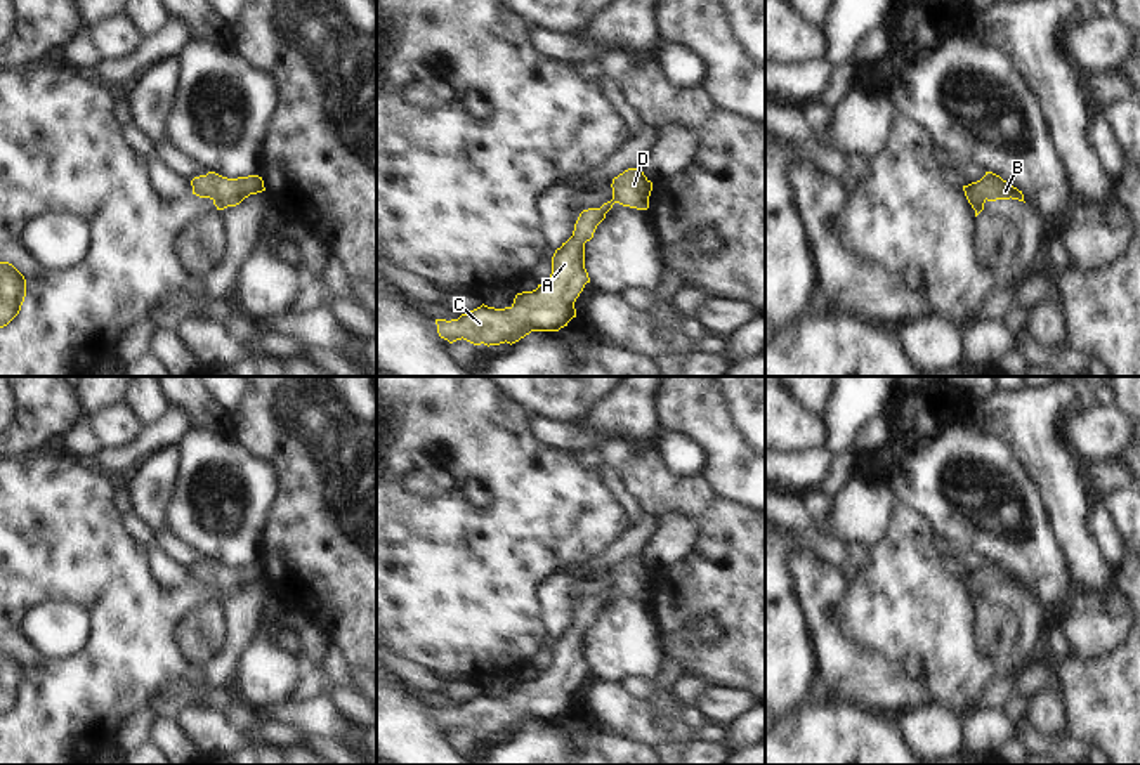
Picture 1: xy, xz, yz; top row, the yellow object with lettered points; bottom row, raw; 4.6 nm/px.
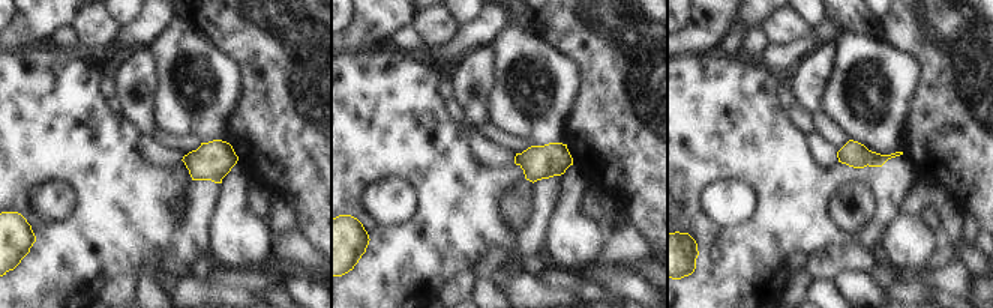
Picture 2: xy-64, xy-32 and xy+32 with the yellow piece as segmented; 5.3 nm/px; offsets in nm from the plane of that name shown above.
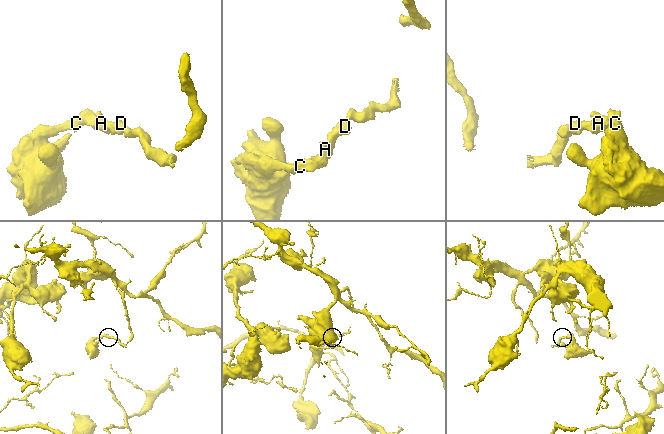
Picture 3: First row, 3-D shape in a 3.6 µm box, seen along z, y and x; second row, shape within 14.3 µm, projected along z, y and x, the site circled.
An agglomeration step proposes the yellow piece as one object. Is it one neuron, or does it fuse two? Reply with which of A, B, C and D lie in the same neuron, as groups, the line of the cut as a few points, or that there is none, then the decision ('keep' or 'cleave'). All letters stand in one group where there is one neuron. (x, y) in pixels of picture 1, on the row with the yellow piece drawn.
groups A B C D; cut none; keep

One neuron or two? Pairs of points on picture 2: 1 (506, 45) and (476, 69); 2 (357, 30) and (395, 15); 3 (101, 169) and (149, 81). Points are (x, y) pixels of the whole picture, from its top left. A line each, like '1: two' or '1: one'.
1: two
2: one
3: two

